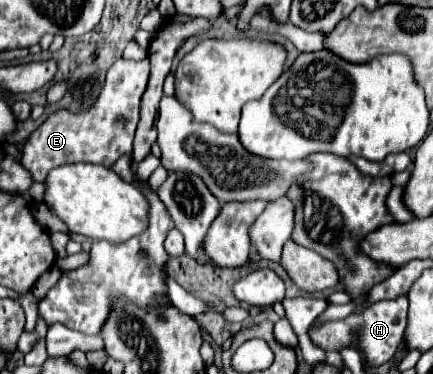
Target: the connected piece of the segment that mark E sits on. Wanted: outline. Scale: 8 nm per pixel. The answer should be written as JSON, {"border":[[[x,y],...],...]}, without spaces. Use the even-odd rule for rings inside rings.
{"border":[[[117,60],[113,62],[113,66],[107,70],[105,76],[105,84],[99,92],[99,100],[95,100],[95,104],[83,112],[53,112],[47,116],[47,120],[35,130],[31,132],[31,136],[25,140],[23,144],[23,166],[33,174],[35,182],[43,182],[47,178],[47,172],[51,172],[51,168],[59,168],[63,164],[75,164],[75,162],[91,162],[91,164],[101,164],[111,168],[115,164],[115,160],[121,154],[131,154],[133,150],[133,134],[139,122],[139,112],[141,112],[141,98],[143,92],[147,90],[147,80],[149,80],[151,68],[149,68],[149,60],[141,60],[141,62],[133,62],[133,60]],[[117,118],[123,118],[123,122],[117,122]]]}

